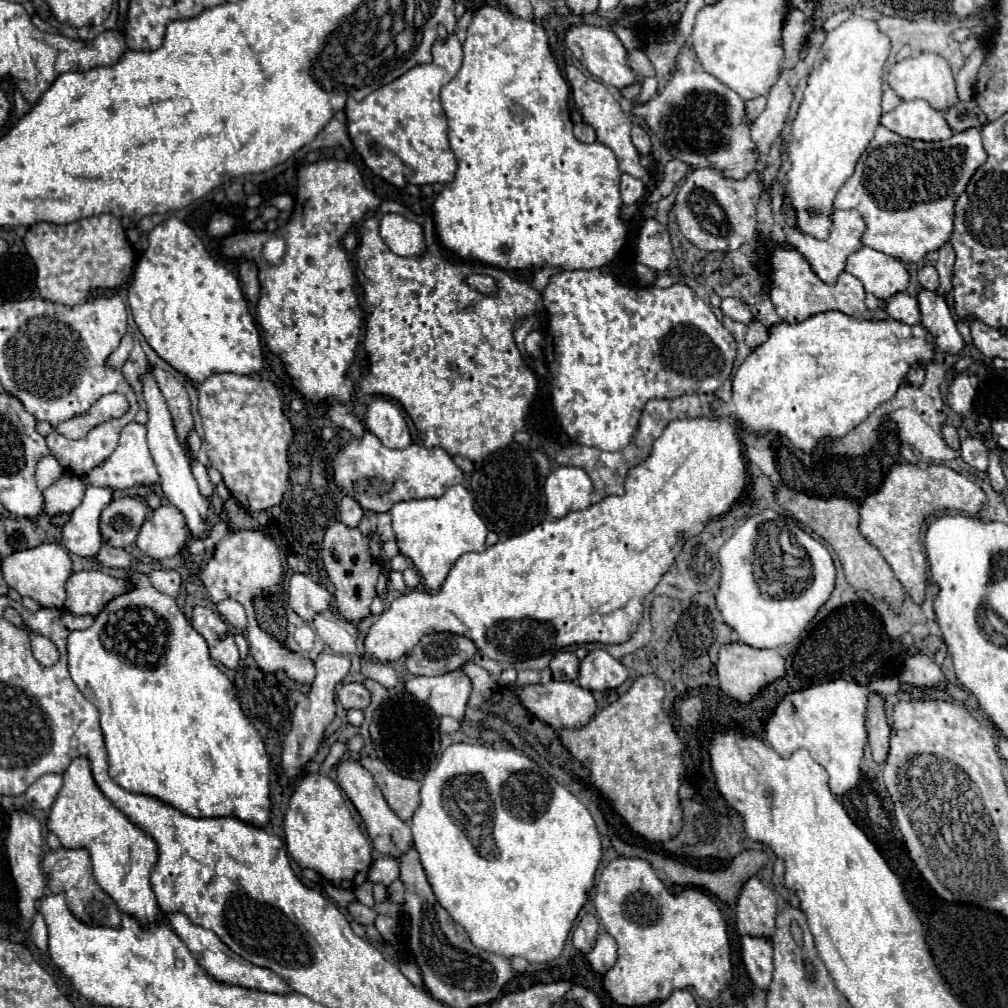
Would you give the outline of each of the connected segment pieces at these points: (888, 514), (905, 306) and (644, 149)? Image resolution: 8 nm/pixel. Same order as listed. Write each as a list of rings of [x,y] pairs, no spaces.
[[[894,464],[886,474],[876,494],[870,494],[860,506],[860,534],[884,556],[906,592],[916,604],[924,602],[928,586],[928,560],[922,548],[922,524],[926,518],[942,512],[964,512],[968,516],[978,514],[986,506],[982,488],[970,482],[966,476],[954,472],[948,466],[914,466]]]
[[[898,292],[896,296],[892,296],[886,302],[886,312],[890,318],[904,322],[904,324],[910,324],[910,326],[920,322],[920,310],[918,310],[916,298],[912,298],[906,292]]]
[[[634,126],[632,128],[632,142],[634,142],[634,146],[638,148],[638,152],[642,156],[650,154],[650,136],[642,126]]]

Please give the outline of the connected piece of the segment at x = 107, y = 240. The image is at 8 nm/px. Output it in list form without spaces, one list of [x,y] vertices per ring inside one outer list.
[[[112,214],[90,216],[72,224],[34,224],[24,236],[28,256],[36,266],[36,286],[44,300],[76,306],[84,304],[96,288],[120,288],[132,274],[136,252],[126,240],[120,218]]]

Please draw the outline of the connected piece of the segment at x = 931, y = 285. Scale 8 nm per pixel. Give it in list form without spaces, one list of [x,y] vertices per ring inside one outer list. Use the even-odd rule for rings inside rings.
[[[926,264],[924,268],[920,268],[918,270],[918,282],[920,282],[922,288],[934,292],[938,288],[938,272],[936,272],[936,268],[932,264]]]

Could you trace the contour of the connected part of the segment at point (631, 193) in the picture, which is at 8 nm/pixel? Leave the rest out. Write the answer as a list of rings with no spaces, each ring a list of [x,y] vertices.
[[[622,174],[622,182],[620,182],[620,194],[622,194],[622,202],[626,206],[636,204],[642,200],[644,196],[644,184],[640,180],[636,180],[634,176]]]

